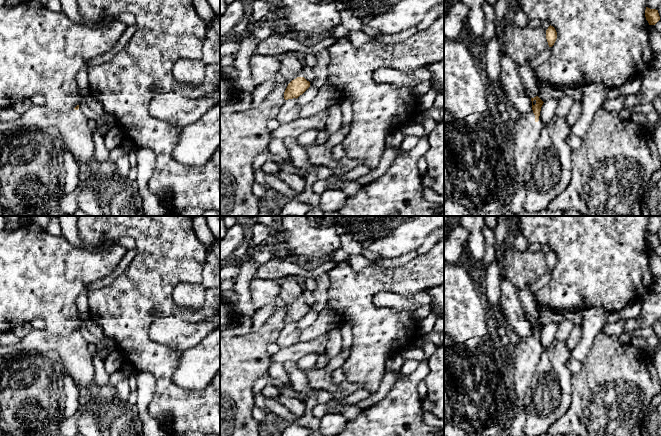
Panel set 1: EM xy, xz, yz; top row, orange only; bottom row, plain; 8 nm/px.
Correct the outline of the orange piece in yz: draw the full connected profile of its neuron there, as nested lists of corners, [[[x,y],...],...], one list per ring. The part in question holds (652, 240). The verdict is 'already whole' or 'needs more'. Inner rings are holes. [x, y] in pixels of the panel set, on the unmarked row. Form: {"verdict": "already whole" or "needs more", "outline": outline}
{"verdict": "already whole", "outline": [[[646,231],[645,234],[645,241],[649,249],[655,249],[660,244],[658,234],[650,233],[648,231]]]}

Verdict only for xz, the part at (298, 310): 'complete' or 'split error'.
split error

